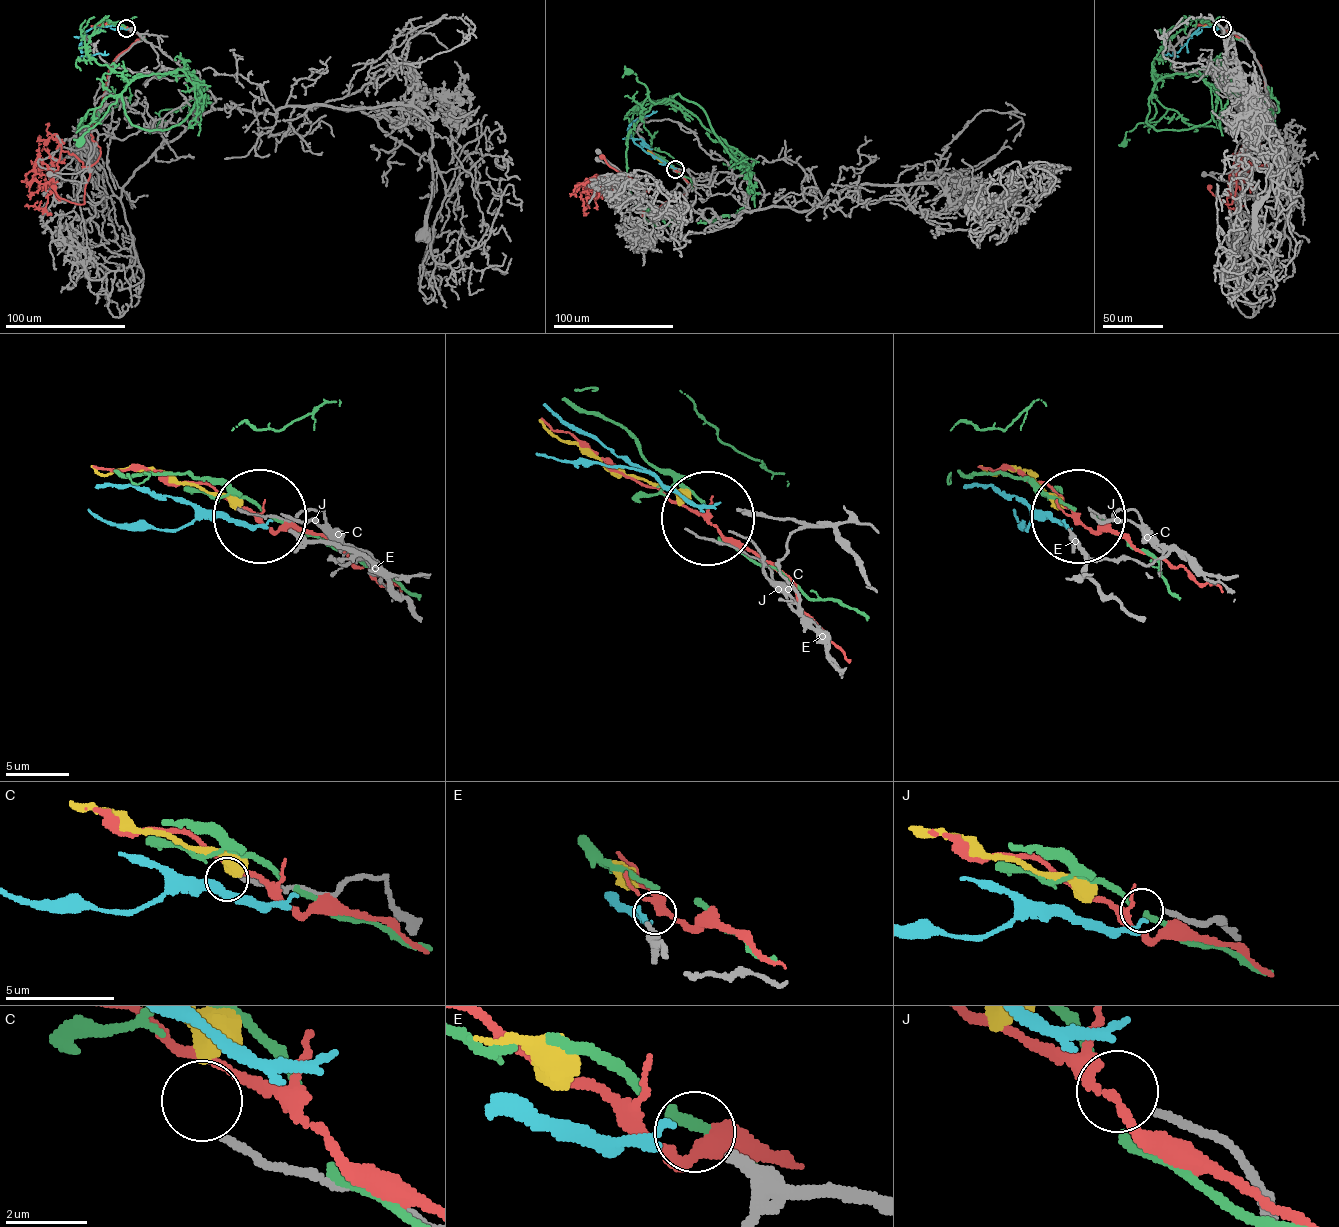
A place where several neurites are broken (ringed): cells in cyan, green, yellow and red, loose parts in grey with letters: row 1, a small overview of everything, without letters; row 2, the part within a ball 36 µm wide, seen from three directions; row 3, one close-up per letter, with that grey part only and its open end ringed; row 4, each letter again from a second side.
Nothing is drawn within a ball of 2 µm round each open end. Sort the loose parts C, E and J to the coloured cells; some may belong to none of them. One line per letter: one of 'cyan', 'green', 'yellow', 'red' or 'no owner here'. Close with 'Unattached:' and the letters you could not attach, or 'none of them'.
C: yellow
E: cyan
J: no owner here
Unattached: J

